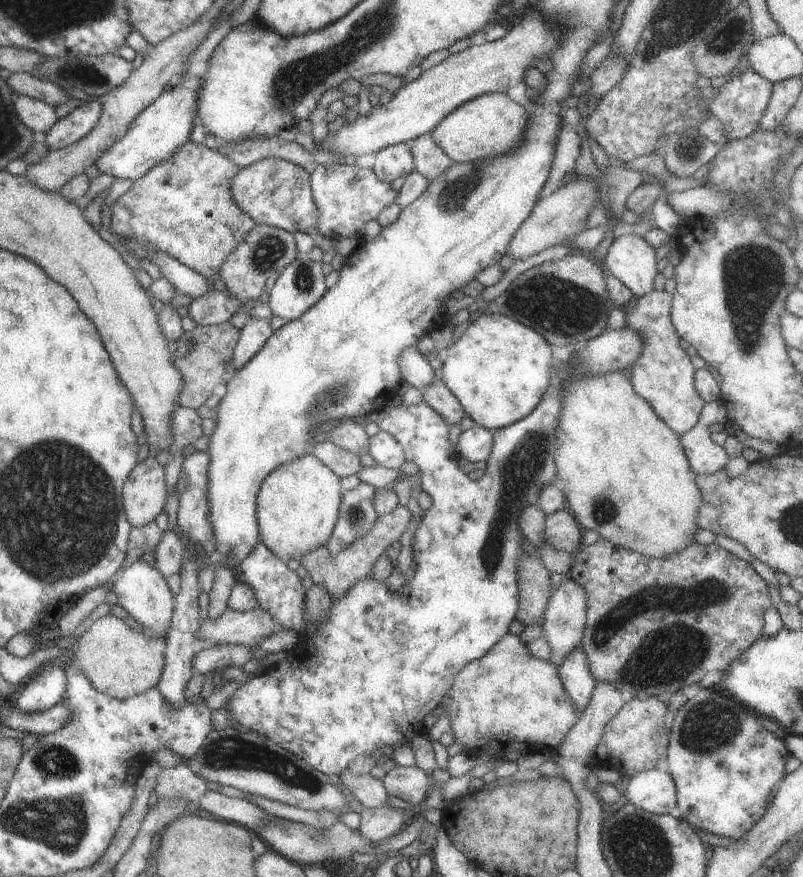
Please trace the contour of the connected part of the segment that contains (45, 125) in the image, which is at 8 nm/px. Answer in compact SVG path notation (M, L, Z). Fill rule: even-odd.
M14 95L13 108L25 128L46 133L57 122L56 106L23 95Z

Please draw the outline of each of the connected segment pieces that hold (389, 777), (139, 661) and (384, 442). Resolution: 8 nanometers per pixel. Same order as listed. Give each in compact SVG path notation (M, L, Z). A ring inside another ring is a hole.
M396 765L382 776L383 786L389 796L421 807L431 785L431 775L425 771Z
M107 615L96 620L75 643L72 652L75 668L92 684L95 690L114 699L132 696L156 687L160 681L165 660L164 640L136 632L125 620Z
M385 431L369 438L367 450L376 465L386 469L398 470L406 461L398 442Z

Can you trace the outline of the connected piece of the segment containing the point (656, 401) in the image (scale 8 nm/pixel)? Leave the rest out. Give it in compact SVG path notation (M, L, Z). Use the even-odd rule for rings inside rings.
M654 289L638 299L636 305L623 306L626 326L641 334L644 345L638 361L632 366L631 384L634 391L650 404L654 413L678 437L689 432L699 422L705 403L694 387L695 369L691 357L680 347L679 335L673 328L670 310L673 295Z

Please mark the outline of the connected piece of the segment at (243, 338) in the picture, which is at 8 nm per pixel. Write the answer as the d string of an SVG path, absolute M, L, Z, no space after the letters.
M250 318L240 330L240 337L230 360L230 366L234 370L241 370L260 351L273 332L271 318Z

